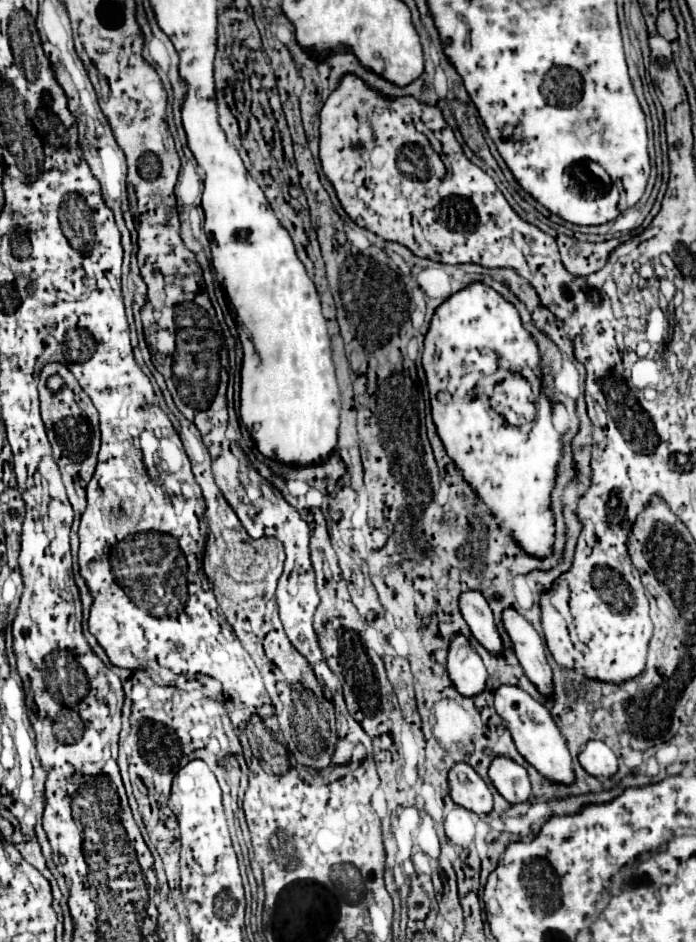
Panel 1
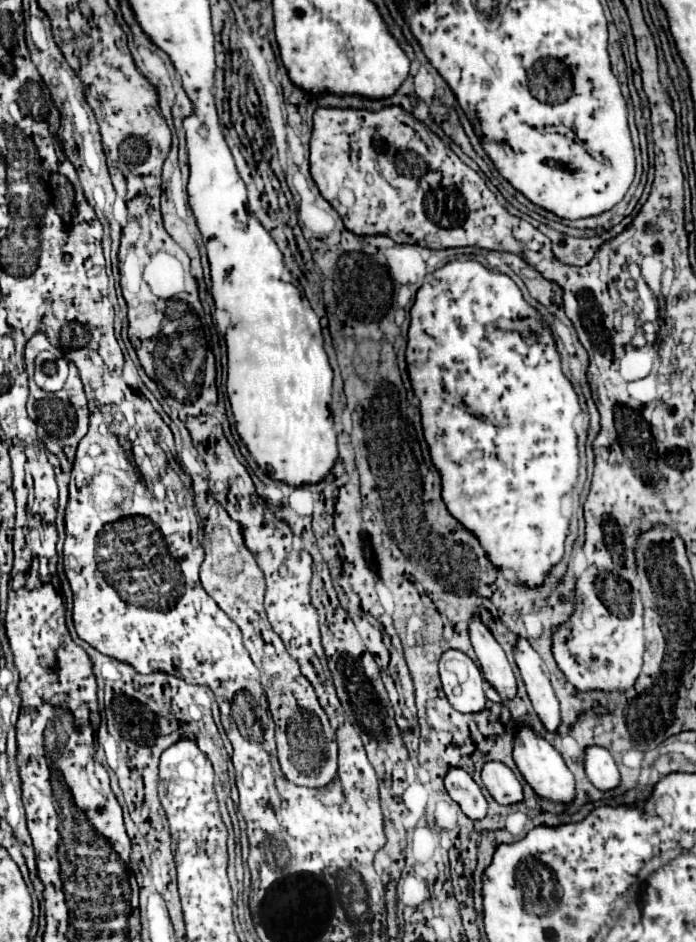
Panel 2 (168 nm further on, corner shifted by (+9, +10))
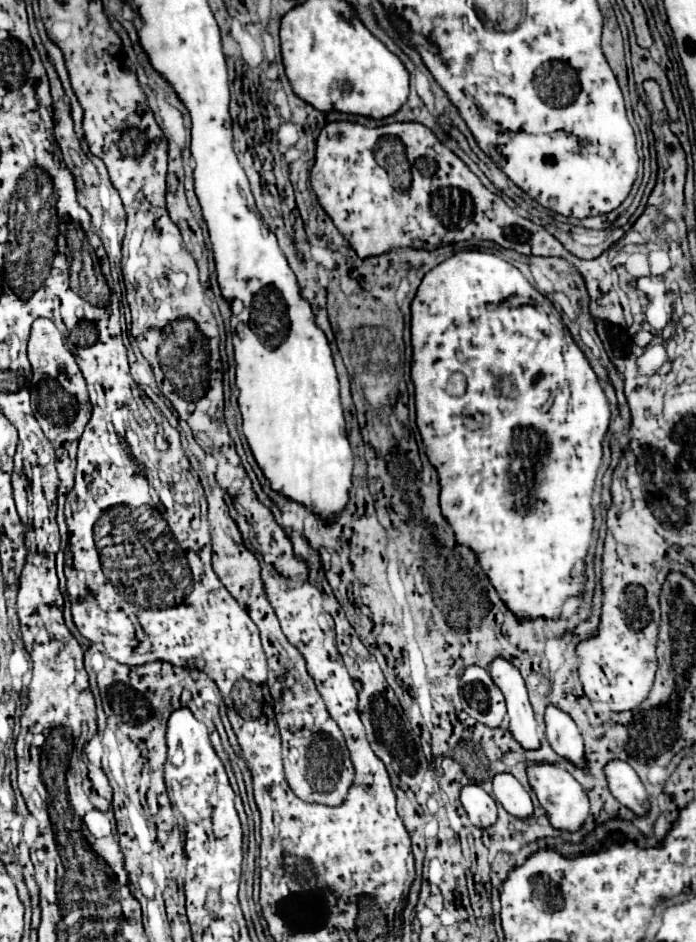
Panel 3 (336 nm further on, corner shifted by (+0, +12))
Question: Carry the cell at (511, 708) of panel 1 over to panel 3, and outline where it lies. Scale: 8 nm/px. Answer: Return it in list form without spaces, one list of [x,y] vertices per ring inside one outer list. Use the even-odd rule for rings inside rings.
[[[550,763],[530,765],[528,779],[530,779],[532,791],[536,793],[542,809],[548,813],[550,825],[554,829],[578,831],[584,825],[584,821],[588,817],[588,797],[586,797],[584,789],[580,787],[580,783],[566,769],[560,769],[558,765],[550,765]]]

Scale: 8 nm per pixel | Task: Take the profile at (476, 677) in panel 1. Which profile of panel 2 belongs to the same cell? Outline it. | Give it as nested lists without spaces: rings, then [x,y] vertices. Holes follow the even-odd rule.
[[[447,649],[439,661],[439,675],[449,703],[461,713],[485,707],[485,683],[473,659],[457,649]]]

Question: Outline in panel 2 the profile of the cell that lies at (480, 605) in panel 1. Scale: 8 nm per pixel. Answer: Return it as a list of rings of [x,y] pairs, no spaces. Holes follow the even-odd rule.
[[[473,615],[469,619],[469,637],[487,683],[495,687],[503,699],[515,697],[517,685],[515,685],[511,665],[505,657],[505,651],[501,649],[501,645],[497,643],[497,639],[481,621],[479,615]]]

